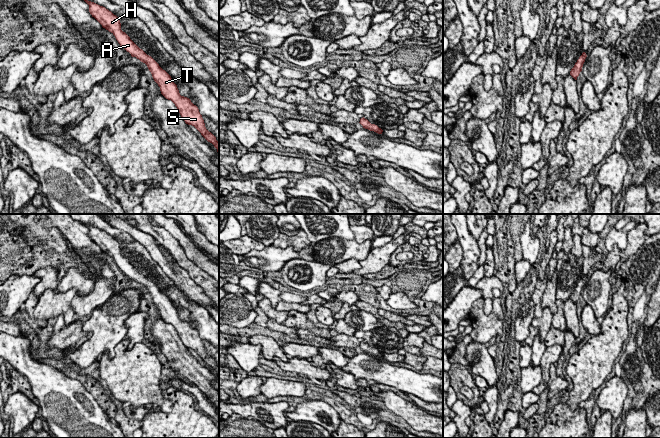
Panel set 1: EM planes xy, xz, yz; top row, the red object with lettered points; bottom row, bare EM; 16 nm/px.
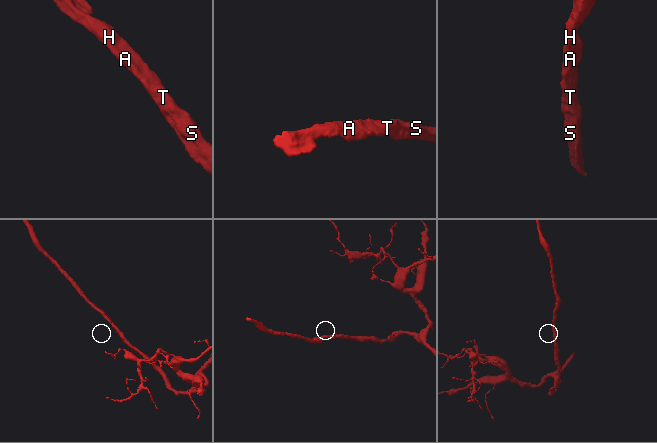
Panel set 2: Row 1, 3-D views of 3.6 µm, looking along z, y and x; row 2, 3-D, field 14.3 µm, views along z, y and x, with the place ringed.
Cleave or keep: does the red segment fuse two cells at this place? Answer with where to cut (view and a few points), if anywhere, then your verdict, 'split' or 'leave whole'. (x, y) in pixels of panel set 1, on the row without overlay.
no cut; leave whole

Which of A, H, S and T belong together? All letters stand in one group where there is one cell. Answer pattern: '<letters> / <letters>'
A H S T

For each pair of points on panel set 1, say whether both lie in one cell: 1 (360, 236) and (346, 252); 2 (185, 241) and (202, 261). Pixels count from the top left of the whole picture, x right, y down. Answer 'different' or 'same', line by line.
1: different
2: same

